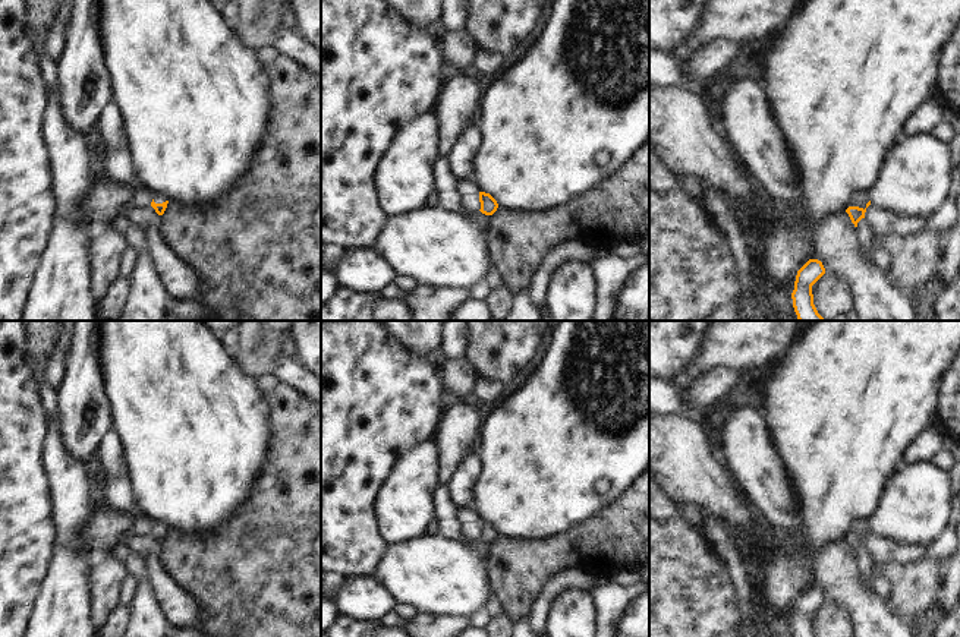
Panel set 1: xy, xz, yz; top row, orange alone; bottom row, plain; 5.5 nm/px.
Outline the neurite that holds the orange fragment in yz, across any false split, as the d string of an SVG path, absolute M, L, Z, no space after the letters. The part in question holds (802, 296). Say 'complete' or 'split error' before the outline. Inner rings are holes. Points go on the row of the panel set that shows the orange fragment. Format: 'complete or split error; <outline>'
complete; M809 259L796 275L791 293L793 308L799 321L825 321L813 305L812 286L825 274L821 261Z

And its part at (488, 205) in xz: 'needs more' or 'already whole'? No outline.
needs more

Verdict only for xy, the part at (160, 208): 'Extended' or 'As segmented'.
Extended.

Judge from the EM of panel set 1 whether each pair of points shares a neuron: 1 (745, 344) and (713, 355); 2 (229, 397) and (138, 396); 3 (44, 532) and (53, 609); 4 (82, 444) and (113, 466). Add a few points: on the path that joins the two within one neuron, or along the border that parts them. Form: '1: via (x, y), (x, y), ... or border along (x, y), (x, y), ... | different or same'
1: via (737, 344), (723, 344), (720, 347) | same
2: via (207, 397), (160, 396) | same
3: border along (57, 541), (50, 573), (35, 606) | different
4: border along (113, 426), (101, 441), (96, 460) | different

